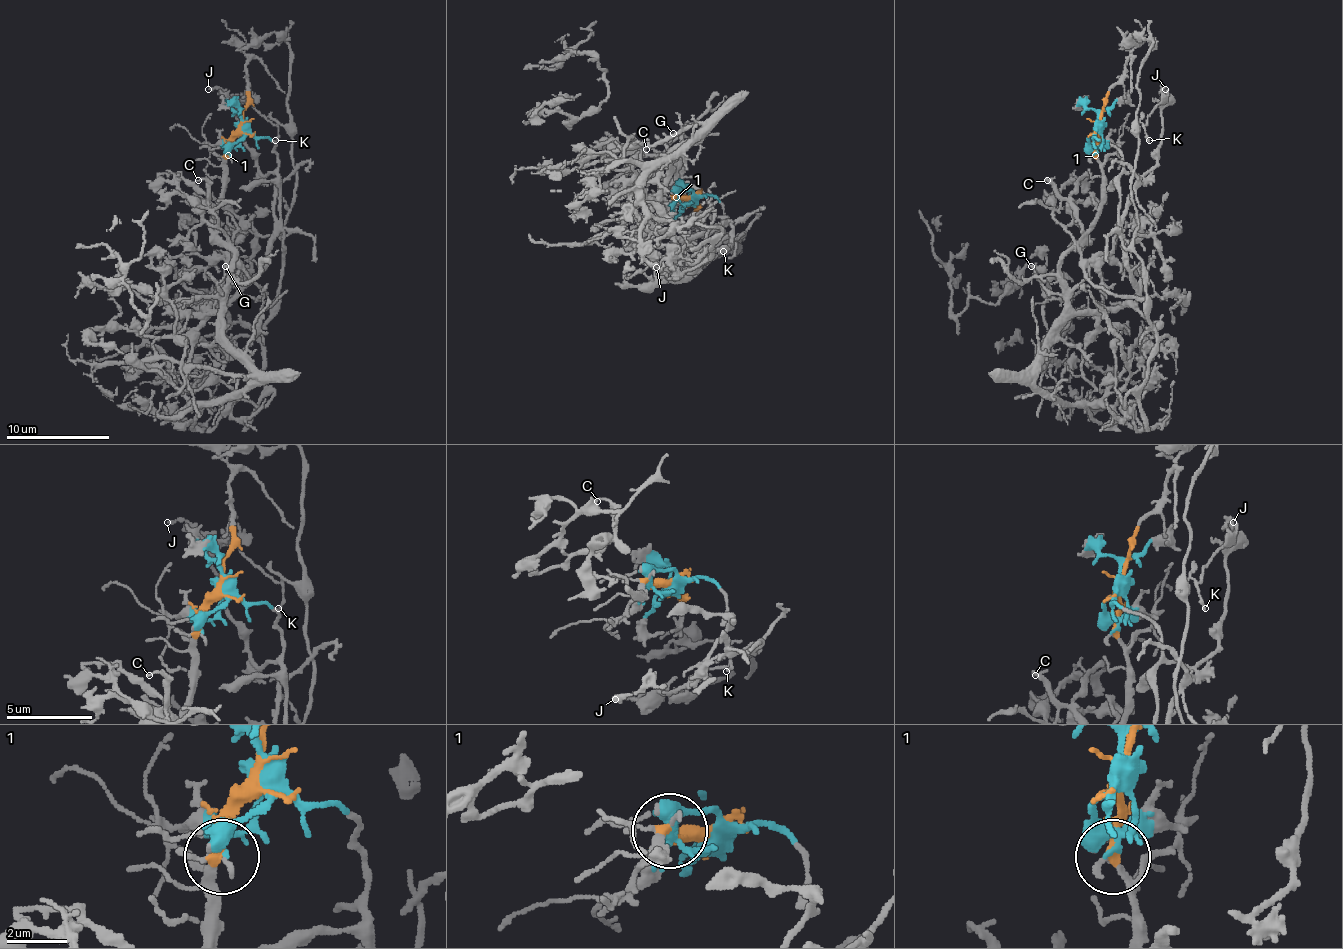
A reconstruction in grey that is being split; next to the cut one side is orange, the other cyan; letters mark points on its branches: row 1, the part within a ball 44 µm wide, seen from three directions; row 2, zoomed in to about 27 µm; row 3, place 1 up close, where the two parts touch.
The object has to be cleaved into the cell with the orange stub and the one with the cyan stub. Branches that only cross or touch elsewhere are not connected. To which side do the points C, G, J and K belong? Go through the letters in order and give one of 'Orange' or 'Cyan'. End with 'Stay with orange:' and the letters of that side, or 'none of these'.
C: Orange
G: Orange
J: Cyan
K: Cyan
Stay with orange: C, G

